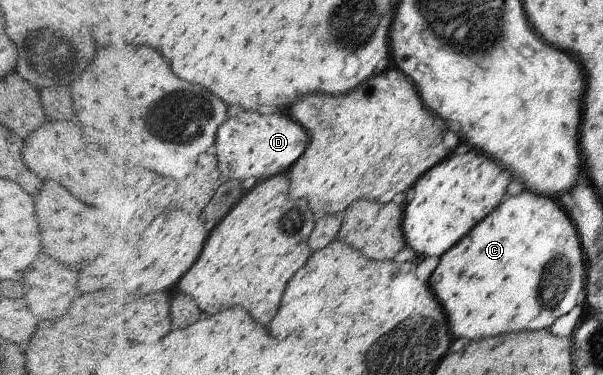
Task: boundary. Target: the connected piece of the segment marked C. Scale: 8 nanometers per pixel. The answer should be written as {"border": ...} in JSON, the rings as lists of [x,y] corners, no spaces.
{"border":[[[524,191],[516,196],[508,196],[500,207],[496,207],[490,215],[487,215],[478,225],[464,235],[460,239],[460,243],[456,243],[456,247],[452,247],[452,251],[448,251],[448,255],[442,254],[439,258],[436,269],[429,277],[428,283],[434,292],[436,299],[439,300],[443,310],[446,312],[450,329],[456,337],[466,337],[466,339],[484,339],[484,337],[499,336],[502,333],[510,333],[510,331],[524,331],[524,329],[538,329],[538,327],[548,327],[552,325],[560,315],[566,315],[579,301],[583,298],[584,289],[587,282],[586,256],[584,255],[583,245],[580,237],[576,235],[576,229],[572,227],[570,219],[564,215],[564,211],[556,205],[556,200],[548,197],[540,197],[534,195],[530,191]]]}

